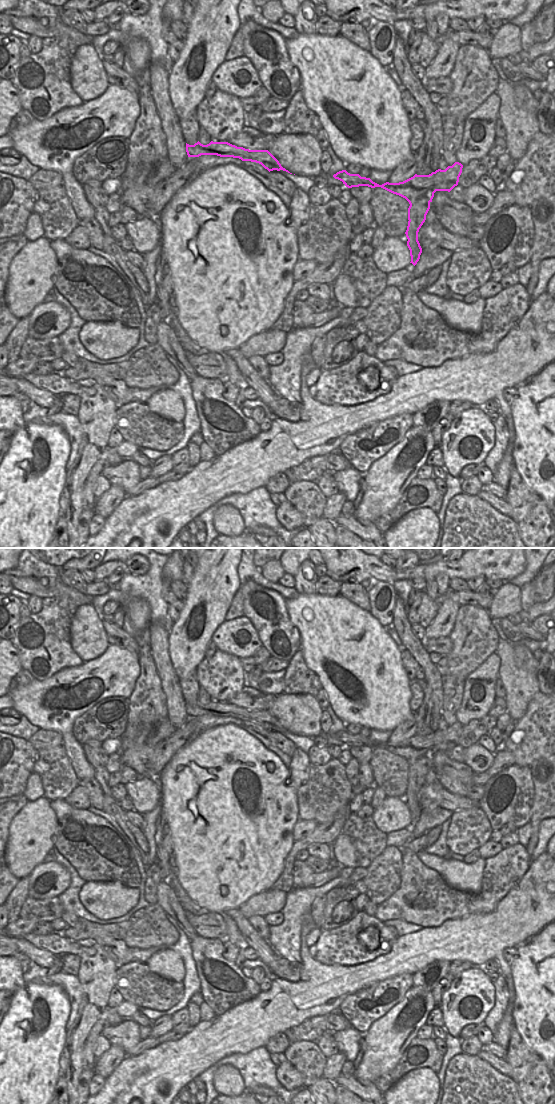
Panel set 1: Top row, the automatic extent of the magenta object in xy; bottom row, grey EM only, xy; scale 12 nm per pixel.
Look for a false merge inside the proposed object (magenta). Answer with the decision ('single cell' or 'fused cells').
fused cells

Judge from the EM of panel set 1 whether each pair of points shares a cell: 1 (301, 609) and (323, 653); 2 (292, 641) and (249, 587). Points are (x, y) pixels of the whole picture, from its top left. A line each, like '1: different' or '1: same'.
1: same
2: same

